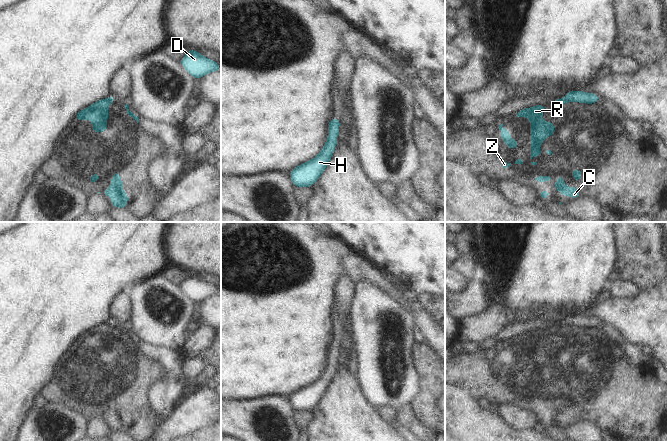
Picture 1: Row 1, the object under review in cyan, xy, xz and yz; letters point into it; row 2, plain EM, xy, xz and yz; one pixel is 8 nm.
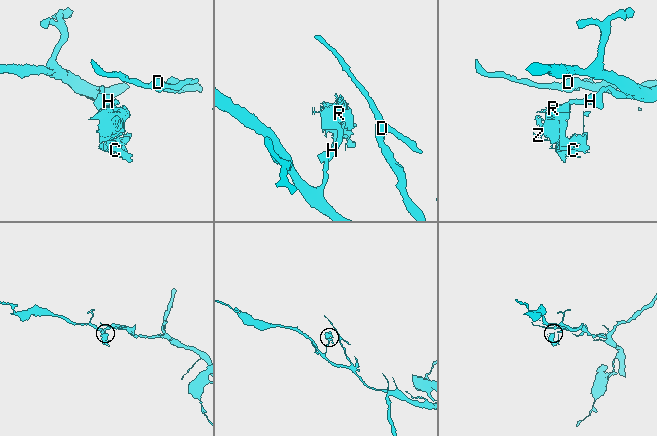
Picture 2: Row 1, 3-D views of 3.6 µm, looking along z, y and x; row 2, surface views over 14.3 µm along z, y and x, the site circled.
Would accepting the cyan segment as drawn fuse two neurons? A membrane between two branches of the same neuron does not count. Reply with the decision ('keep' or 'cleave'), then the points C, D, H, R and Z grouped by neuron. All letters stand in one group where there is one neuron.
cleave; groups C R Z / D H

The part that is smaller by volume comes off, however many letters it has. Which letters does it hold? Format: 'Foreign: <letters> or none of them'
Foreign: C, R, Z

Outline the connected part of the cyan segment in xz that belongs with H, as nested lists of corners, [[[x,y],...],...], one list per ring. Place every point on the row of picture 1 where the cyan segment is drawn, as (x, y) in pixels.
[[[333,118],[328,122],[328,136],[325,145],[313,159],[290,170],[290,179],[295,187],[310,187],[320,177],[329,163],[337,143],[340,121]]]

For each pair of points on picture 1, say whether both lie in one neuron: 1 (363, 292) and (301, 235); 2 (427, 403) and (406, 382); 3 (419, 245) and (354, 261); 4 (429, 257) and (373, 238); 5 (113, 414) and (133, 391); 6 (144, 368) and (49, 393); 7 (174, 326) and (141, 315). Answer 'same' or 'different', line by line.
1: different
2: different
3: different
4: same
5: same
6: same
7: same

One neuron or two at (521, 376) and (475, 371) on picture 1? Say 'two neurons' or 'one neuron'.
one neuron

